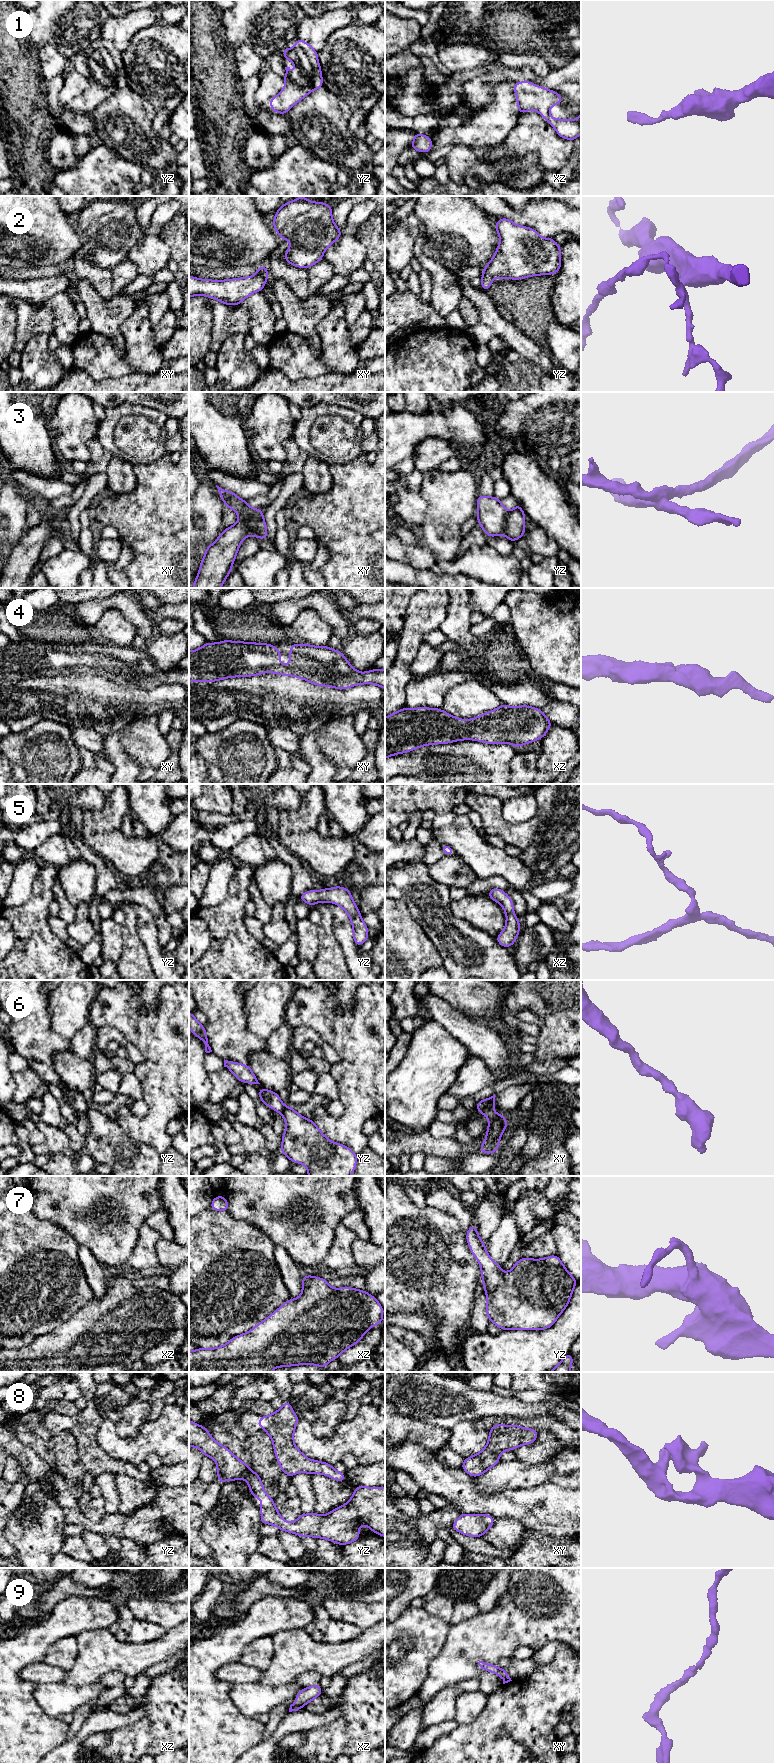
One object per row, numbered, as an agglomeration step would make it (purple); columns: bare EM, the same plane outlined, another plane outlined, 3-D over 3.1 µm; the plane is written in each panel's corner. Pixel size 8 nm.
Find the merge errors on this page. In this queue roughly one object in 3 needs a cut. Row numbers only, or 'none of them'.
3

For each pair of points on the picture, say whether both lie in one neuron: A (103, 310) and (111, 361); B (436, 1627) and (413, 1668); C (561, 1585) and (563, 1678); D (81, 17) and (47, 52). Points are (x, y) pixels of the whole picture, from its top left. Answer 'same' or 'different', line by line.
A: different
B: same
C: different
D: different

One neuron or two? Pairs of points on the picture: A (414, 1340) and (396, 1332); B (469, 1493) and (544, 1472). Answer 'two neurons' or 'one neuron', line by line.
A: one neuron
B: two neurons

